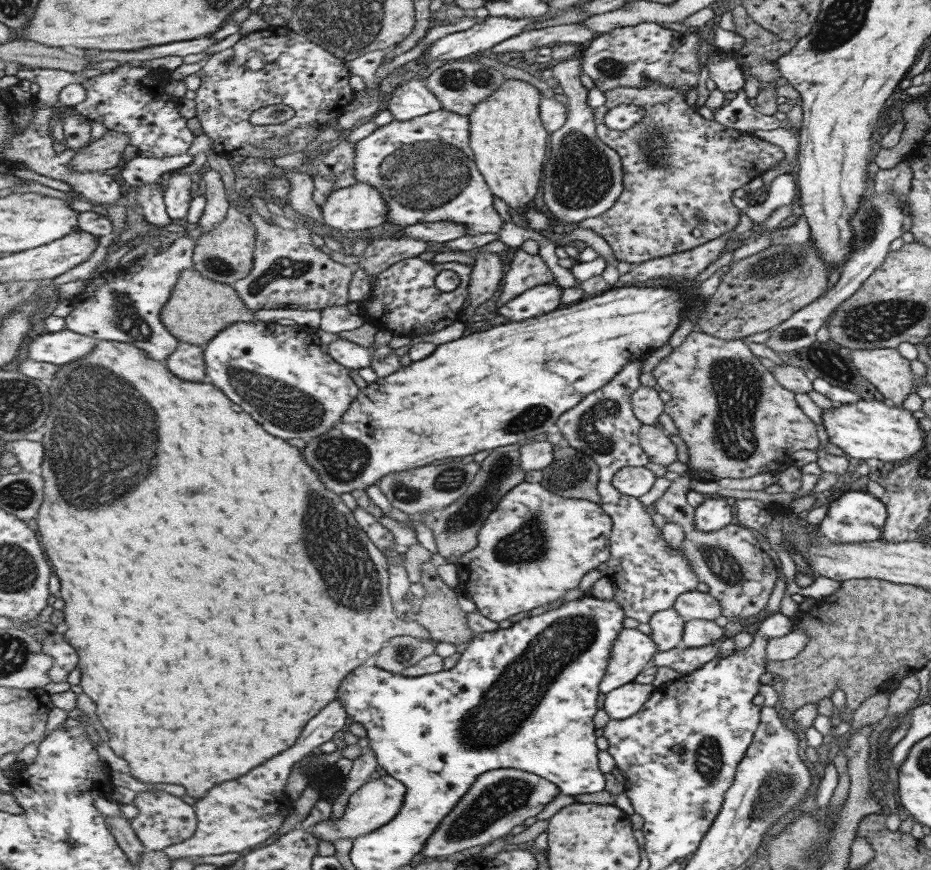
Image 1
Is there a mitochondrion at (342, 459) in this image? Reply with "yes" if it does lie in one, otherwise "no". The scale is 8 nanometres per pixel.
yes

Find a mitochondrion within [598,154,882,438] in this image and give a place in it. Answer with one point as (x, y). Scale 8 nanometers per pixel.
(830, 362)

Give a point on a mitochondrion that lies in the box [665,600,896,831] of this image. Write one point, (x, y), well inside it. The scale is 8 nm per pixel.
(776, 792)

